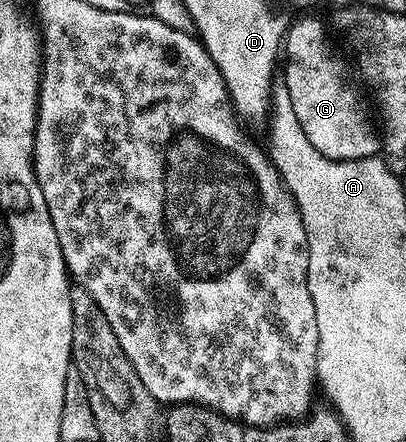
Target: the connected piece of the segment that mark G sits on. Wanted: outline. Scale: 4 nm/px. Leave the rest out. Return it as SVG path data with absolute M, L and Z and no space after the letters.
M306 16L296 19L285 37L285 83L289 90L289 102L293 102L293 114L297 114L301 130L305 130L305 138L309 138L309 142L318 152L325 154L325 158L360 160L375 156L381 148L381 136L377 131L376 121L373 116L371 121L371 116L355 89L356 77L349 64L347 69L346 62L335 53L328 25Z

